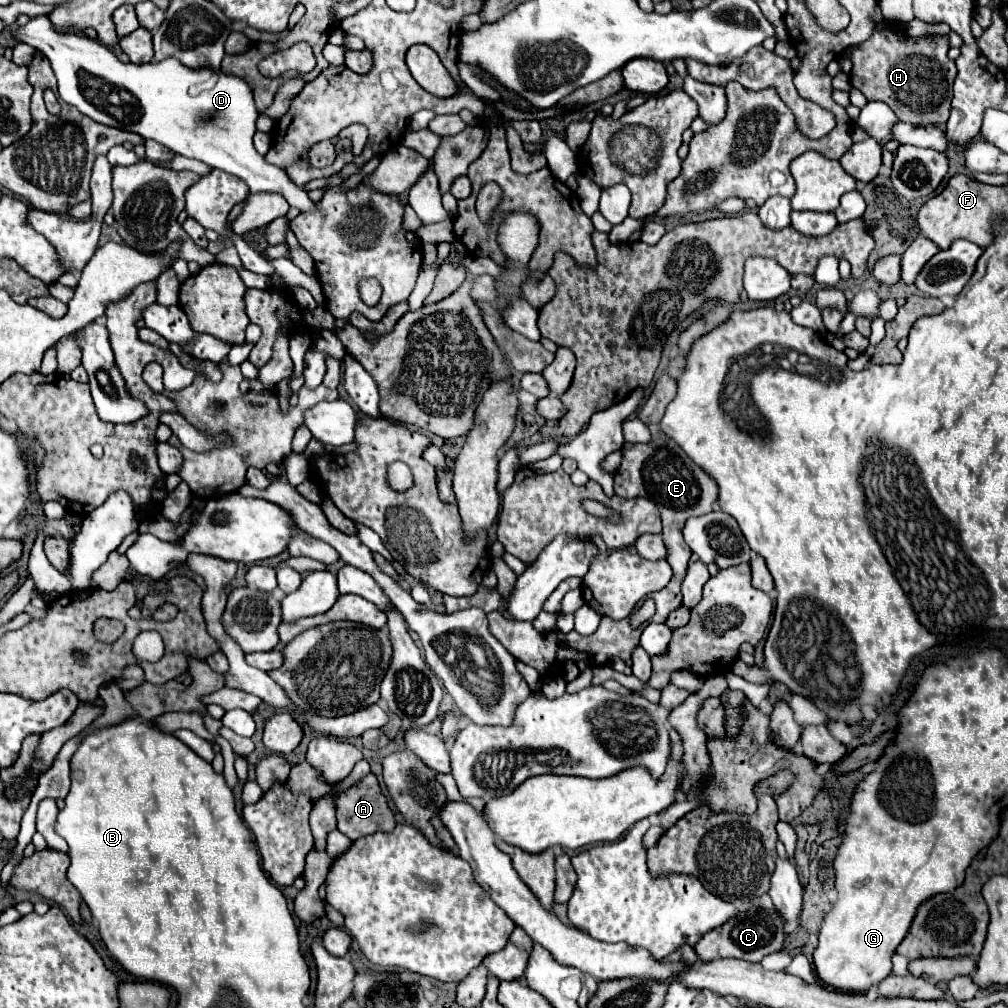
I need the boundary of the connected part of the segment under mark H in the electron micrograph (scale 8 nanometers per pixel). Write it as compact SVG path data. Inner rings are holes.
M892 25L884 33L874 31L870 41L860 43L852 53L852 65L854 65L852 73L850 73L852 87L860 89L868 101L884 101L886 105L890 105L890 109L896 113L896 117L904 123L944 125L950 115L952 83L958 73L956 65L946 57L946 45L948 45L948 37L936 37L934 41L920 37L918 43L910 43L906 33L896 25Z

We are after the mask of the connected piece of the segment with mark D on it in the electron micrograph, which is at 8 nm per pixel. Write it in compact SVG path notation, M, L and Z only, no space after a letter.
M46 15L32 17L26 25L18 27L16 37L18 37L18 41L28 43L30 47L42 51L50 59L54 75L58 79L60 99L74 105L80 113L88 115L90 119L110 125L110 127L138 133L144 139L154 139L178 155L198 159L214 169L222 169L226 173L232 173L248 183L250 193L260 193L260 191L280 193L280 195L284 195L288 205L296 207L300 213L308 213L308 211L316 209L316 203L308 197L308 193L302 187L292 183L280 167L266 163L264 157L254 149L252 137L256 133L254 123L256 123L258 111L254 107L250 87L240 77L226 75L222 71L212 71L212 69L188 69L172 57L164 59L160 63L146 63L146 65L122 63L108 47L104 47L102 43L98 43L94 39L88 39L88 37L76 35L76 33L54 31L50 27L50 19Z

